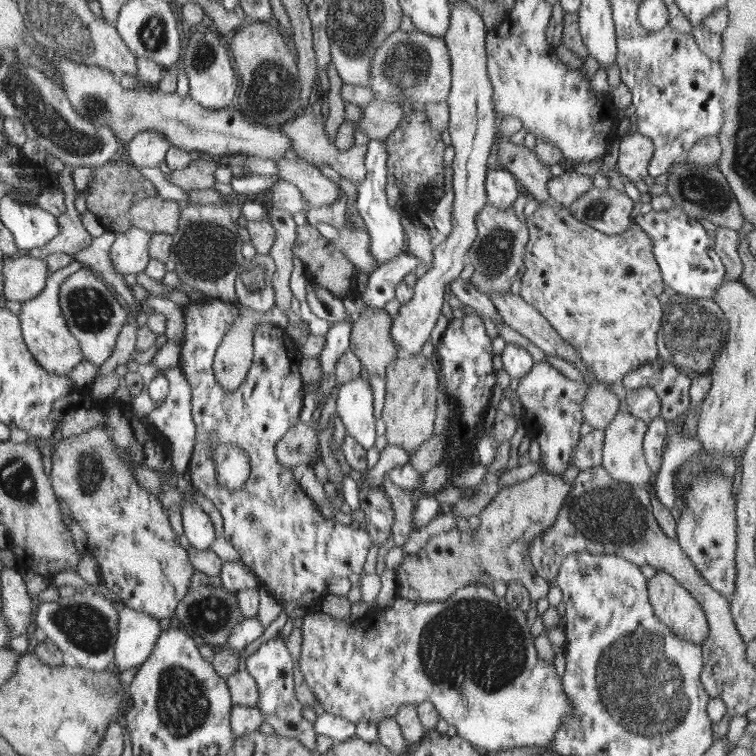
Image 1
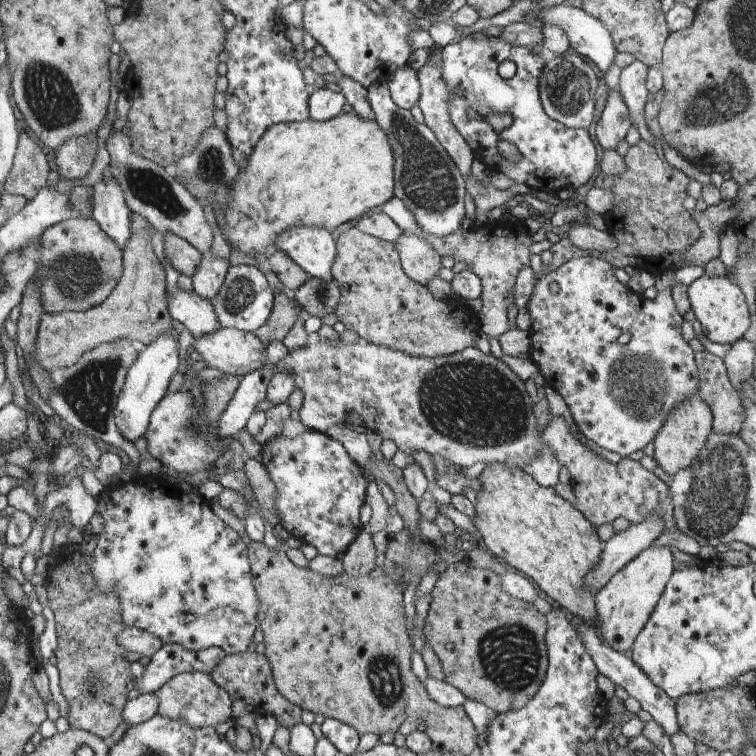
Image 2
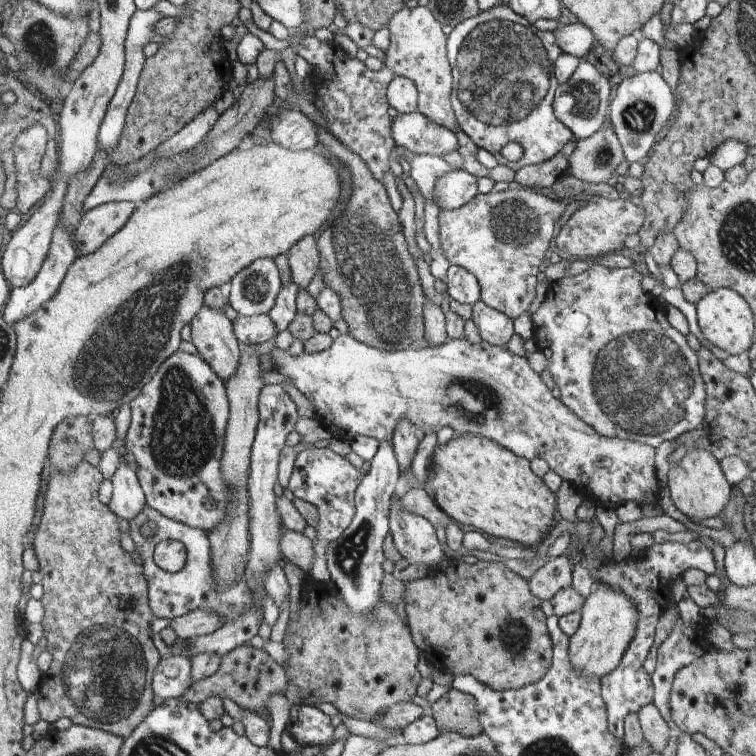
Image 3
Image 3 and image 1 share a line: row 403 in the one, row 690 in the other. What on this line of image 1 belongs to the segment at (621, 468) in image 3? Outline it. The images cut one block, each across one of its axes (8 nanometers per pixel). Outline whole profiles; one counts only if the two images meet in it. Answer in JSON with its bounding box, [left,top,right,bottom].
[297,584,575,751]

